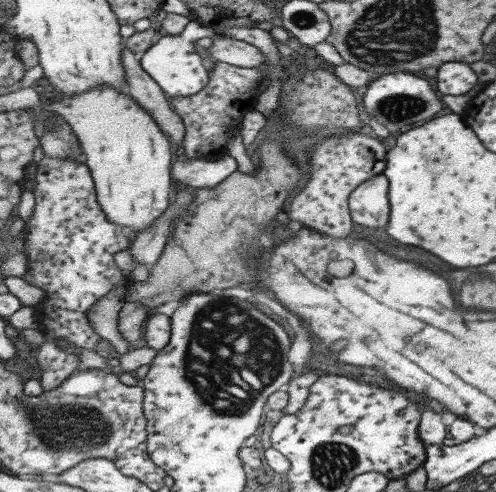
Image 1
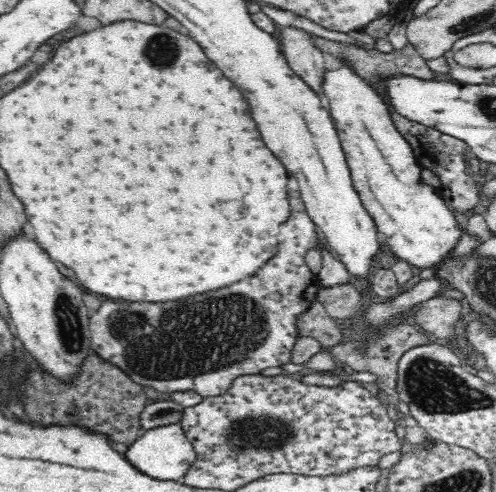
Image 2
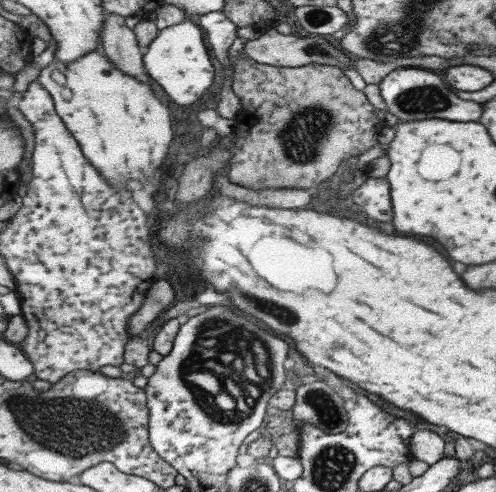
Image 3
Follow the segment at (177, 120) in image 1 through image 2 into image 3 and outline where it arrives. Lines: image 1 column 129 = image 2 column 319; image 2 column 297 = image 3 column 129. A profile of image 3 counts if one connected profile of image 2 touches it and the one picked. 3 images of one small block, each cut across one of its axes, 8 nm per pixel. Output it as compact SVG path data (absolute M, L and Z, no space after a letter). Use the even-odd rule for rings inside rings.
M105 12L105 24L101 30L101 42L105 54L125 72L137 76L143 82L153 82L145 68L145 54L141 50L137 32L125 24L125 16Z

